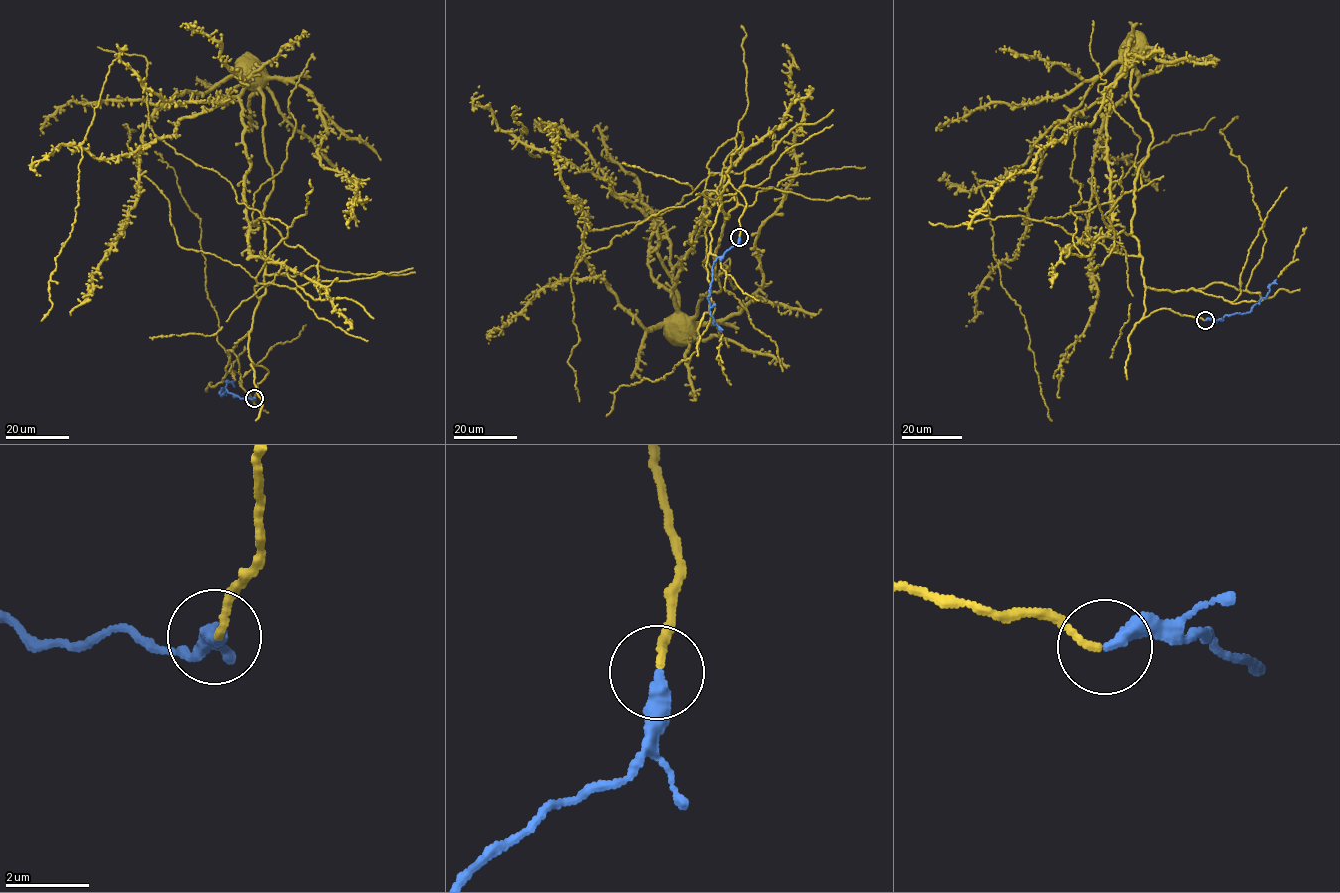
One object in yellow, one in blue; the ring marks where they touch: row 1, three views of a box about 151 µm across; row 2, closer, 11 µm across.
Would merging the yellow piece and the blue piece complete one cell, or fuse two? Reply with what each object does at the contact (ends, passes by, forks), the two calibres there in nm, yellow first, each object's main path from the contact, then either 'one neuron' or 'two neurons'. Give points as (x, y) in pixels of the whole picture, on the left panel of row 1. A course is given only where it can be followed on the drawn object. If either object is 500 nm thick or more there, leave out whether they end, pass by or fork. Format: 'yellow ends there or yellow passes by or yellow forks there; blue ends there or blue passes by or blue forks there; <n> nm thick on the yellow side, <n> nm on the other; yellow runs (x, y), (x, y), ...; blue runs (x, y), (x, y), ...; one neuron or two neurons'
yellow ends there; blue ends there; 170 nm thick on the yellow side, 360 nm on the other; yellow runs (254, 397), (269, 371), (248, 355), (265, 291), (263, 210), (273, 170), (263, 142), (262, 93), (246, 70); blue runs (254, 397), (241, 398), (227, 390), (221, 396), (219, 391), (226, 384), (229, 382), (234, 386); one neuron

